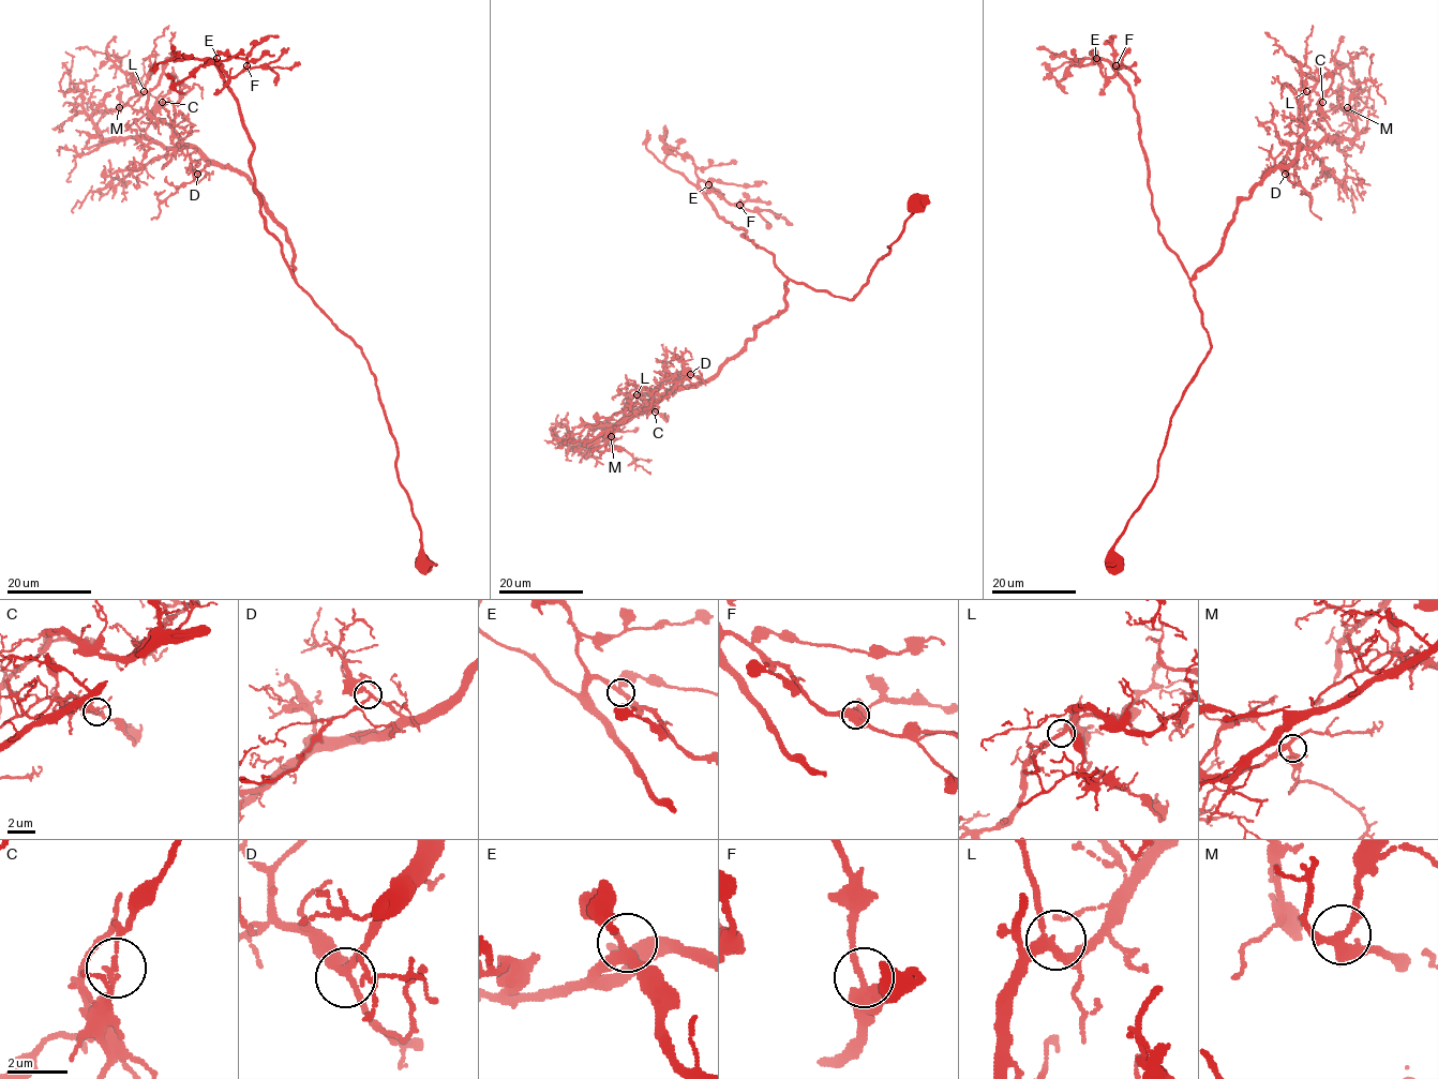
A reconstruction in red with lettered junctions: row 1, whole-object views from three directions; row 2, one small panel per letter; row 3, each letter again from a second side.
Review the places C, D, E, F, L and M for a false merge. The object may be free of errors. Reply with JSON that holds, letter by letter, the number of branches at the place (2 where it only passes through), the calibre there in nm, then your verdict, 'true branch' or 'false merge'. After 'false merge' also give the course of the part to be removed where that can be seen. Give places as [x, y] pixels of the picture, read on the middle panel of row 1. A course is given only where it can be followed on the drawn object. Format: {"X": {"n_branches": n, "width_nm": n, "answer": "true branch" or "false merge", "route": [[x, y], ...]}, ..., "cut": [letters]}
{"C": {"n_branches": 2, "width_nm": 160, "answer": "false merge", "route": [[655, 411], [640, 406], [616, 423]]}, "D": {"n_branches": 3, "width_nm": 240, "answer": "true branch"}, "E": {"n_branches": 3, "width_nm": 280, "answer": "true branch"}, "F": {"n_branches": 3, "width_nm": 380, "answer": "true branch"}, "L": {"n_branches": 3, "width_nm": 260, "answer": "true branch"}, "M": {"n_branches": 3, "width_nm": 280, "answer": "true branch"}, "cut": ["C"]}

